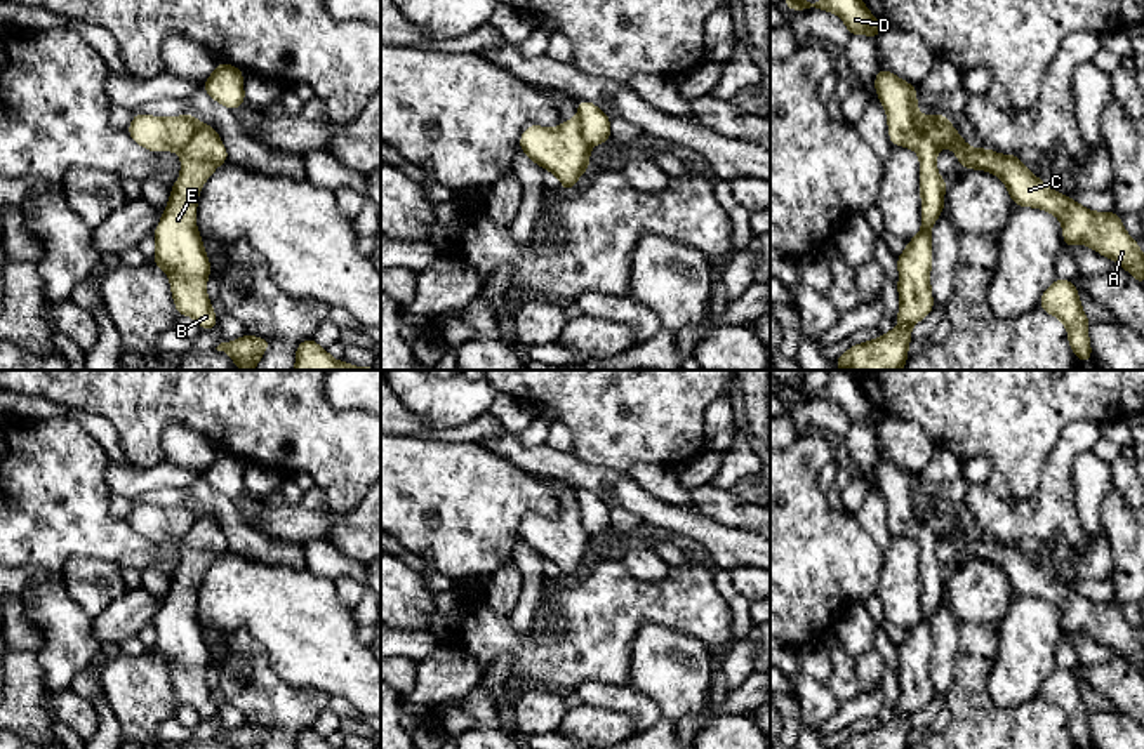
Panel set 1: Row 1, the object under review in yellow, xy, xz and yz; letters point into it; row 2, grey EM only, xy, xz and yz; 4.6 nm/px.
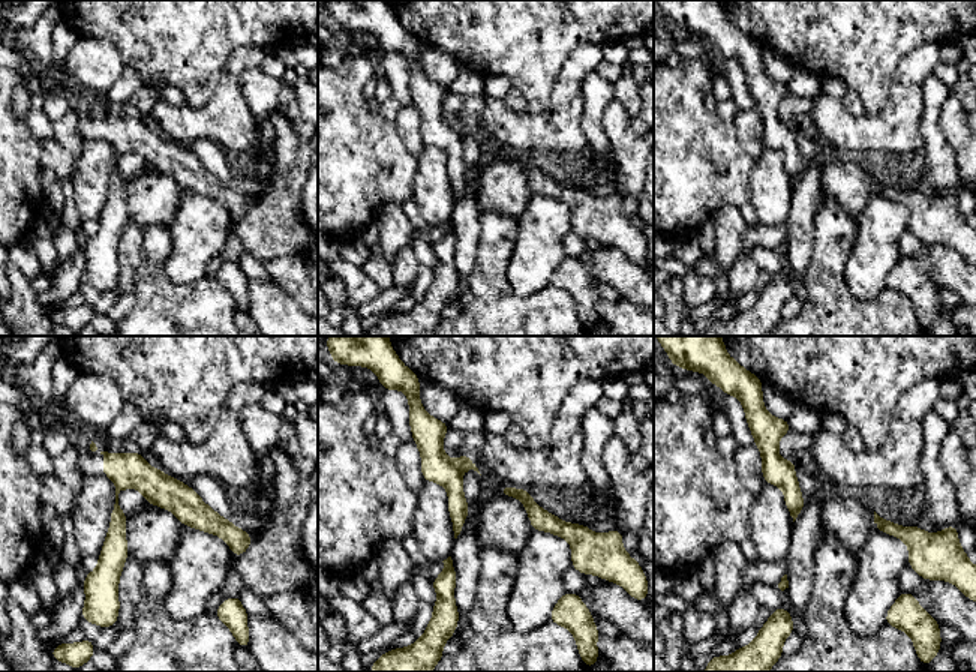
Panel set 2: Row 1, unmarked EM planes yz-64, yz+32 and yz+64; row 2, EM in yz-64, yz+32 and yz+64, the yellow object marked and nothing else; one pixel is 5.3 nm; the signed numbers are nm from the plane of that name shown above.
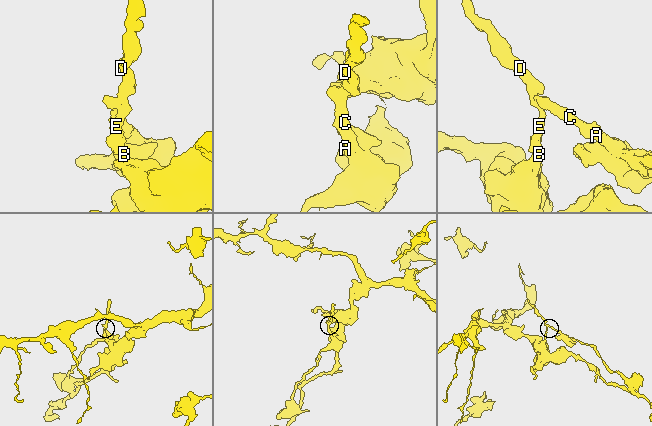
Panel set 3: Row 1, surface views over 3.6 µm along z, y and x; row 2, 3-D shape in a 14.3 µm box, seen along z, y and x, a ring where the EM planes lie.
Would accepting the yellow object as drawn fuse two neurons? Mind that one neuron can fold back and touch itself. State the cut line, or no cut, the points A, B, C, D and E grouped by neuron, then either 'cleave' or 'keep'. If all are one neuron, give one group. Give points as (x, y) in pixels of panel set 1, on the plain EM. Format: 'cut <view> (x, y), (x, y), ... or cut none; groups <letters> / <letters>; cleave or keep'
cut yz (918, 504), (915, 518), (937, 539); groups A C / B D E; cleave

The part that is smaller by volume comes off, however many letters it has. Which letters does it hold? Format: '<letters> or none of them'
A, C

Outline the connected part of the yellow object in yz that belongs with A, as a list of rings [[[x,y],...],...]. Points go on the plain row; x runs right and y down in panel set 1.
[[[920,504],[915,520],[927,525],[937,539],[949,535],[967,560],[979,558],[998,565],[1014,594],[1034,596],[1057,605],[1062,613],[1064,636],[1083,633],[1123,655],[1144,674],[1144,641],[1125,620],[1114,600],[1092,601],[1071,586],[1054,580],[1033,565],[1017,544],[1000,544],[988,537],[972,539],[946,504]]]

